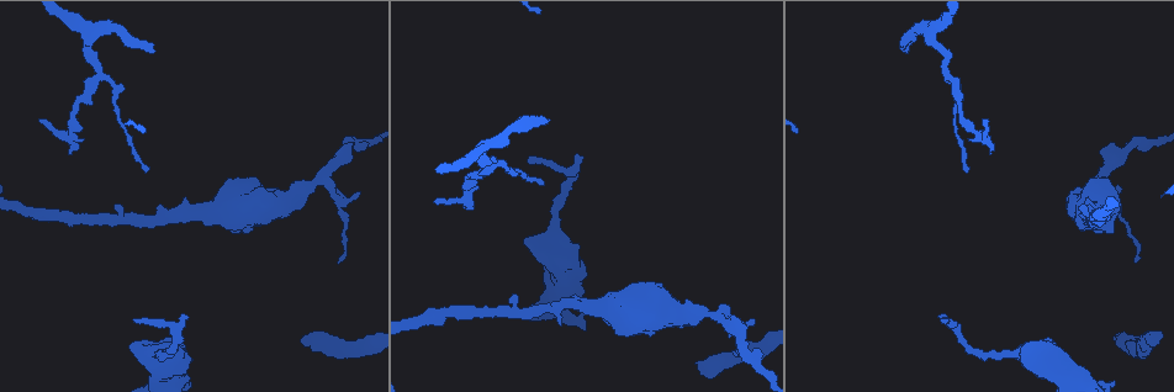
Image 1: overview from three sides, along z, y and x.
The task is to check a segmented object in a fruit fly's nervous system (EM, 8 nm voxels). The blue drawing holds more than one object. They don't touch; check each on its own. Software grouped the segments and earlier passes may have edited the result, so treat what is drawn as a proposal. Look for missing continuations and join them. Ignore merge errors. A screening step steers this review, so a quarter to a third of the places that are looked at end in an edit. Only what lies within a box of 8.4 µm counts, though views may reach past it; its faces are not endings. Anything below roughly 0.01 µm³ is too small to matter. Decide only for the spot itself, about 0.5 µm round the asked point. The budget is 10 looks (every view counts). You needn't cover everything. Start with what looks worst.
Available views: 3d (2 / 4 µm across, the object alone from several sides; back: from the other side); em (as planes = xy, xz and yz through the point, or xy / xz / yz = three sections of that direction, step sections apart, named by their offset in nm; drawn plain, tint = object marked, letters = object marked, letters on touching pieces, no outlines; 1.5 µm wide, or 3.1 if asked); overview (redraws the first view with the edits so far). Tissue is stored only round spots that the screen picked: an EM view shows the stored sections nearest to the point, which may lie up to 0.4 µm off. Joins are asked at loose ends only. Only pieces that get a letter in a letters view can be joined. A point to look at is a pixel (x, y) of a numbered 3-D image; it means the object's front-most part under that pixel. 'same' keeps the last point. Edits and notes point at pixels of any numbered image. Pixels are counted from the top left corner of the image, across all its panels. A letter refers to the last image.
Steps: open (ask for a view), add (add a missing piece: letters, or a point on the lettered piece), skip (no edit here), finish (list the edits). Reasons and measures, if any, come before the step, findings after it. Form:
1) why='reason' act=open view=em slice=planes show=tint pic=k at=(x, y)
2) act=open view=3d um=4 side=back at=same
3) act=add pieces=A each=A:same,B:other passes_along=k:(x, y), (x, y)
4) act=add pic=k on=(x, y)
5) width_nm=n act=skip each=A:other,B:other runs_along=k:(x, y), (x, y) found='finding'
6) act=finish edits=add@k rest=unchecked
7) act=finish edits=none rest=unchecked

why='an open end' act=open view=em slice=planes show=letters pic=1 at=(547, 118)

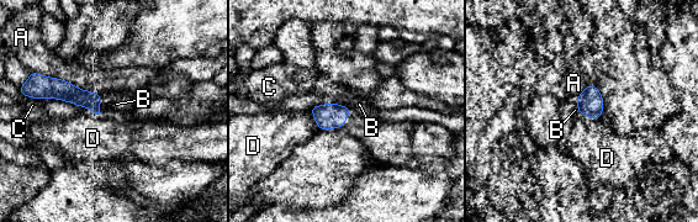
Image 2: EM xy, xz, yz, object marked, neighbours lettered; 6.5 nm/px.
act=skip each=A:other,B:other,C:other,D:other runs_along=2:(42, 80), (96, 110) found='no lettered piece goes on from it'

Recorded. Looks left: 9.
why='an open end' act=open view=em slice=planes show=tint pic=1 at=(304, 342)

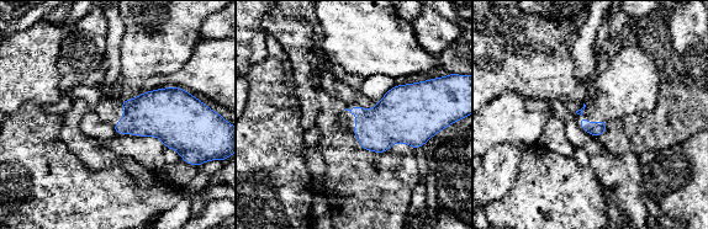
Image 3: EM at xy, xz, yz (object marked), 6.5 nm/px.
why='see the neighbours' act=open view=em slice=planes show=letters at=same

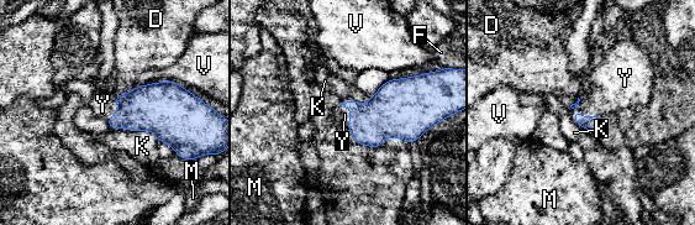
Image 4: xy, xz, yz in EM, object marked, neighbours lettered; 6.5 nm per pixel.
act=add pieces=Y each=D:other,F:other,K:other,M:other,V:other,Y:same passes_along=4:(590, 124), (584, 118), (607, 88) found='the neuron continues'

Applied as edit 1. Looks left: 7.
why='tapers out' act=open view=em slice=planes show=letters pic=1 at=(576, 154)

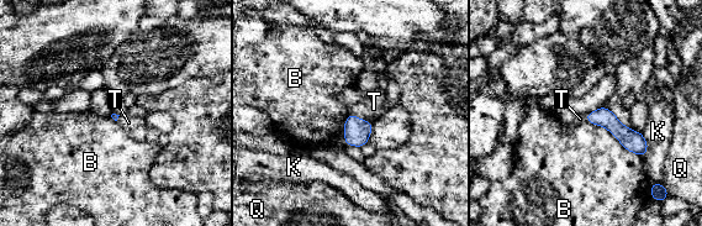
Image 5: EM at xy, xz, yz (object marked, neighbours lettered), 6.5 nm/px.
act=add pieces=T each=B:other,K:other,Q:other,T:same passes_along=5:(357, 132), (360, 119), (374, 101) found='it goes on there'

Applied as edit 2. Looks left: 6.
why='branch stops here' act=open view=em slice=xy step=4 show=letters pic=1 at=(1136, 262)

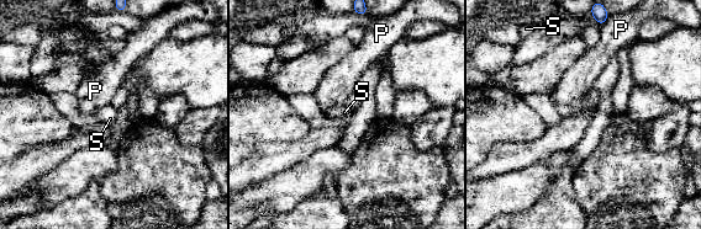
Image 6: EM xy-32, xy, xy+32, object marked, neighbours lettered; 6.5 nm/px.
why='another direction' act=open view=em slice=planes show=letters at=same

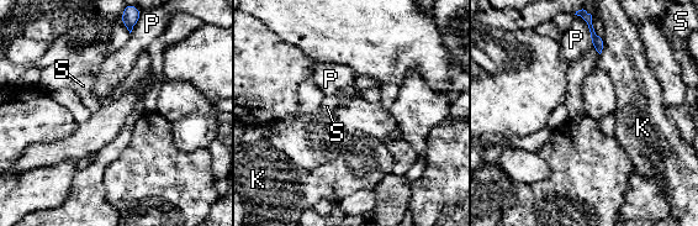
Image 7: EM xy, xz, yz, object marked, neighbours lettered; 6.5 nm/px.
act=skip each=K:other,P:other,S:other border=7:(575, 14), (587, 25), (592, 43) found='none of them fits'

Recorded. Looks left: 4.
act=finish edits=add@4,add@5 rest=unchecked

